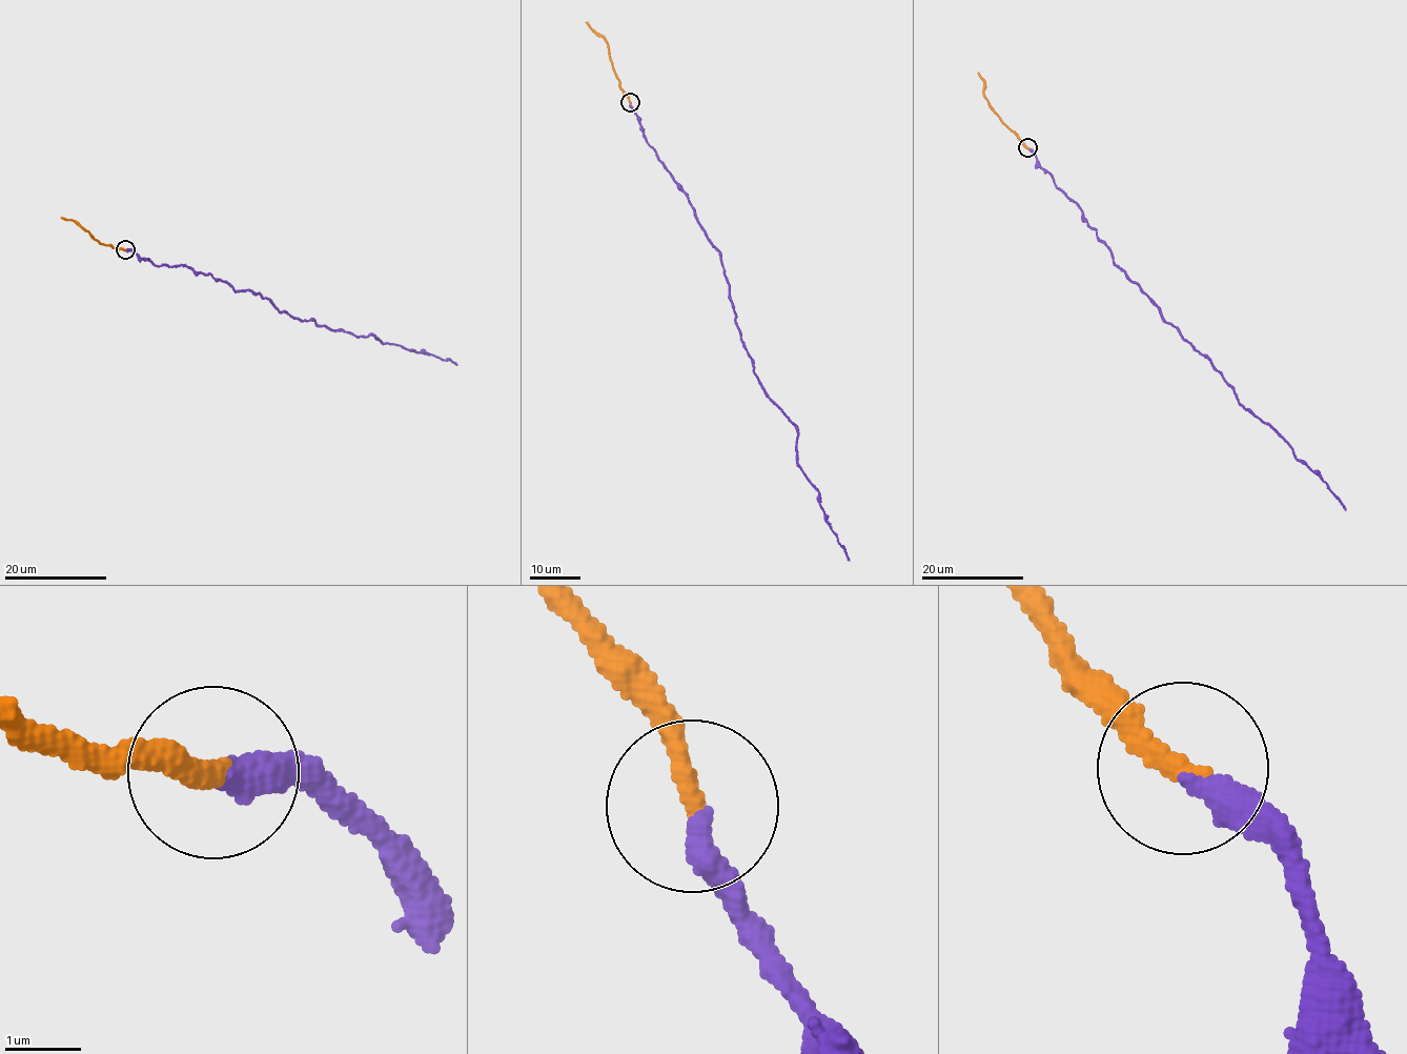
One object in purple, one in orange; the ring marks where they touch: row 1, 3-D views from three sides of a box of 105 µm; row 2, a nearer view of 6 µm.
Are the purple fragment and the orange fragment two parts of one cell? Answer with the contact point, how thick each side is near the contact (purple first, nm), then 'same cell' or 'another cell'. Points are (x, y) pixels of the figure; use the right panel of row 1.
(1027, 147) | 340/300 nm | another cell

